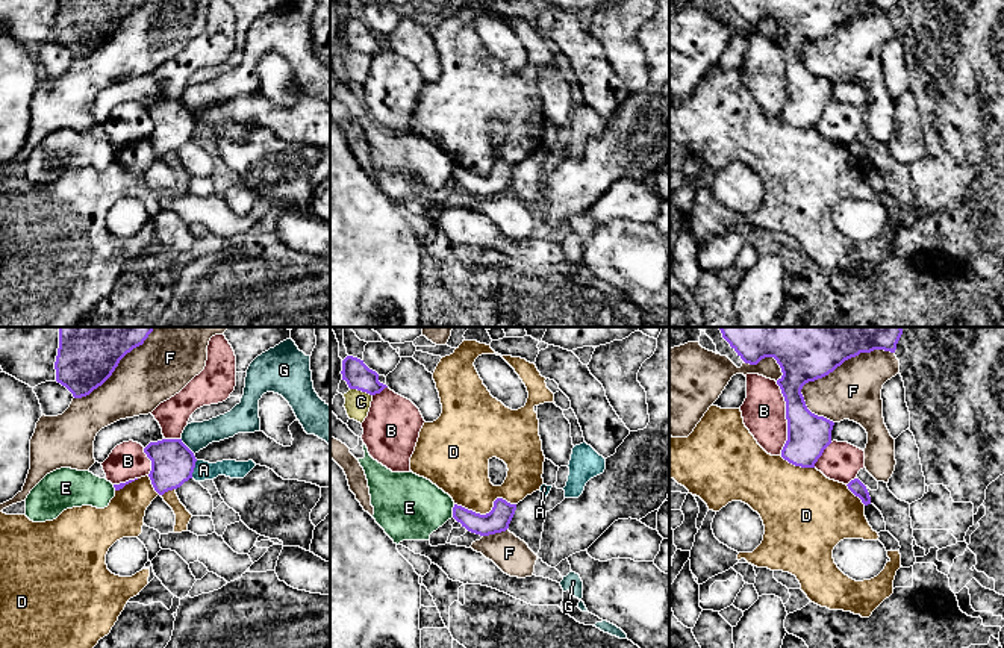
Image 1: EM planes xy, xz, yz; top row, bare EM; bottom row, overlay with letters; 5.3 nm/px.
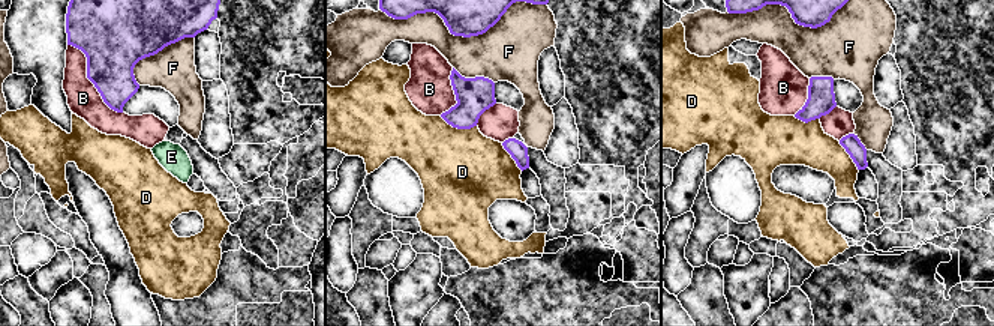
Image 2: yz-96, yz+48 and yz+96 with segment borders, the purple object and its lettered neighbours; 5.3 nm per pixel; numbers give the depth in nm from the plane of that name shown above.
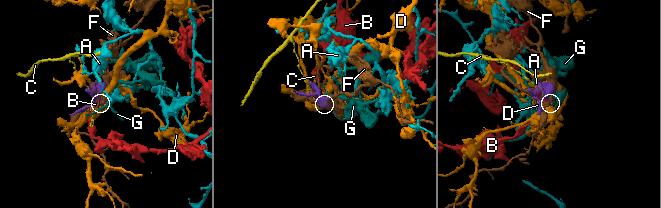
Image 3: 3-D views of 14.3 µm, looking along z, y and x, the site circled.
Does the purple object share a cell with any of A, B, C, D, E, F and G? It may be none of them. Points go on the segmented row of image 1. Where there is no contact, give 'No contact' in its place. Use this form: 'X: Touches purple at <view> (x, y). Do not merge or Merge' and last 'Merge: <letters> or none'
A: Touches purple at xy (193, 470). Do not merge
B: Touches purple at yz (786, 418). Do not merge
C: Touches purple at xz (361, 389). Do not merge
D: Touches purple at xz (489, 512). Do not merge
E: Touches purple at xz (453, 510). Do not merge
F: Touches purple at yz (838, 365). Do not merge
G: Touches purple at xy (185, 445). Do not merge
Merge: none

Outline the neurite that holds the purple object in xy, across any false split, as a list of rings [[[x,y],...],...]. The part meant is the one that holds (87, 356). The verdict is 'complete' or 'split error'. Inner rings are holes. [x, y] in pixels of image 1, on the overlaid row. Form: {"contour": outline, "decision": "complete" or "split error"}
{"contour": [[[59,327],[56,382],[74,398],[89,395],[154,327]]], "decision": "complete"}

